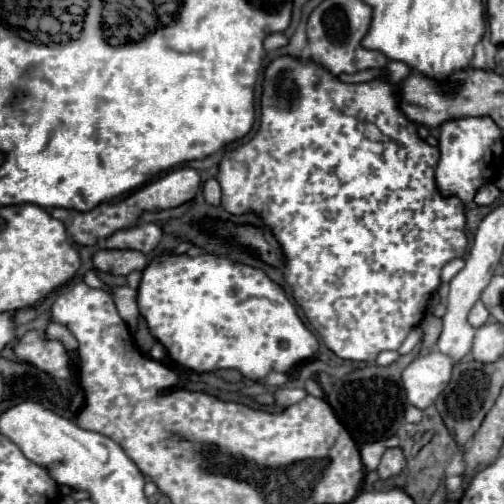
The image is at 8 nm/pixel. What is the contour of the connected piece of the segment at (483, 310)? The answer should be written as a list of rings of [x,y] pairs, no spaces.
[[[477,301],[477,303],[473,305],[471,313],[469,313],[469,323],[471,323],[473,327],[481,327],[481,325],[485,325],[485,323],[489,321],[489,317],[491,317],[491,313],[489,313],[489,309],[483,305],[483,301]]]

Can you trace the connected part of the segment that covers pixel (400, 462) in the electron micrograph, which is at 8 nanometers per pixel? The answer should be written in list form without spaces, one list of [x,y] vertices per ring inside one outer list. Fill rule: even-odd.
[[[401,447],[387,449],[385,461],[383,461],[383,469],[379,471],[379,479],[381,479],[381,481],[387,481],[387,479],[399,475],[399,473],[405,469],[405,465],[407,465],[407,459],[405,459]]]

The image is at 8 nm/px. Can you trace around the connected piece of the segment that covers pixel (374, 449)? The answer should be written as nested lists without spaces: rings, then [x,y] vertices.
[[[371,443],[371,445],[363,445],[361,447],[361,457],[363,457],[363,463],[365,463],[365,469],[367,471],[375,471],[379,467],[379,461],[385,453],[385,447],[383,443]]]

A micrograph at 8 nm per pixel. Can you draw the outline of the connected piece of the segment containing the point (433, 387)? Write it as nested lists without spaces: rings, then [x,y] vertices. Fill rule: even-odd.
[[[431,351],[411,361],[401,375],[409,403],[419,409],[435,403],[451,381],[453,365],[455,361],[441,351]]]

